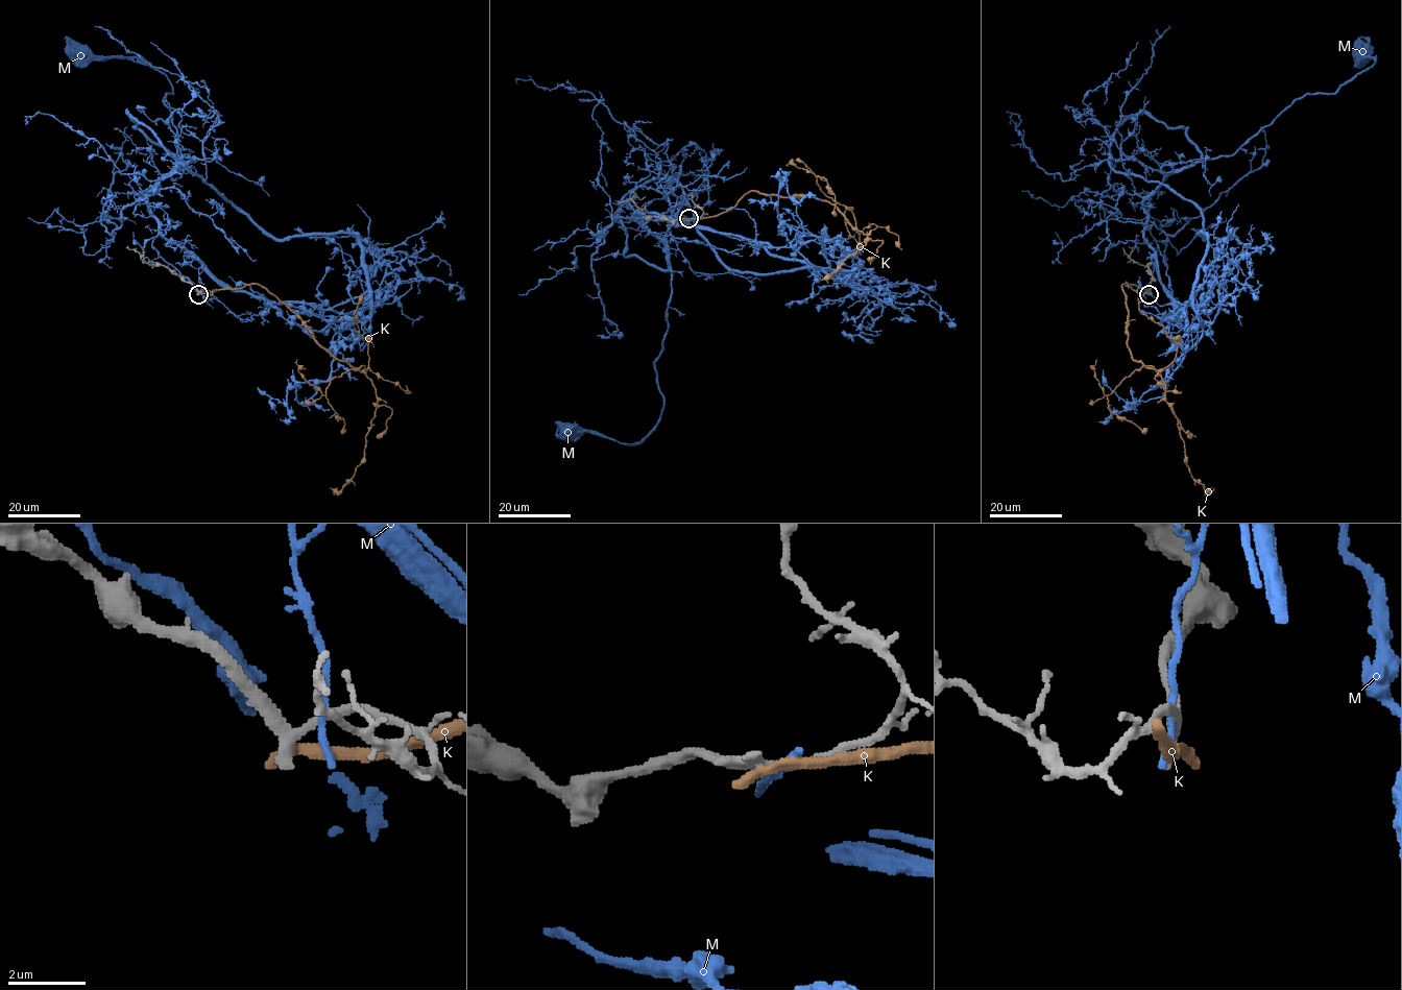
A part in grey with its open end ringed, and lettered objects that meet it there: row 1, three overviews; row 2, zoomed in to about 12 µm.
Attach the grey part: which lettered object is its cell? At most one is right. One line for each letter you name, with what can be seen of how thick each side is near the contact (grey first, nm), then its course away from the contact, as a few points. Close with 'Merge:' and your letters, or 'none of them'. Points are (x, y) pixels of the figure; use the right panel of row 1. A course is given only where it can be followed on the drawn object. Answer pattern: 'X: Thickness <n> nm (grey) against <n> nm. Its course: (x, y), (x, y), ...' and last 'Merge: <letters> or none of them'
Merge: none of them

